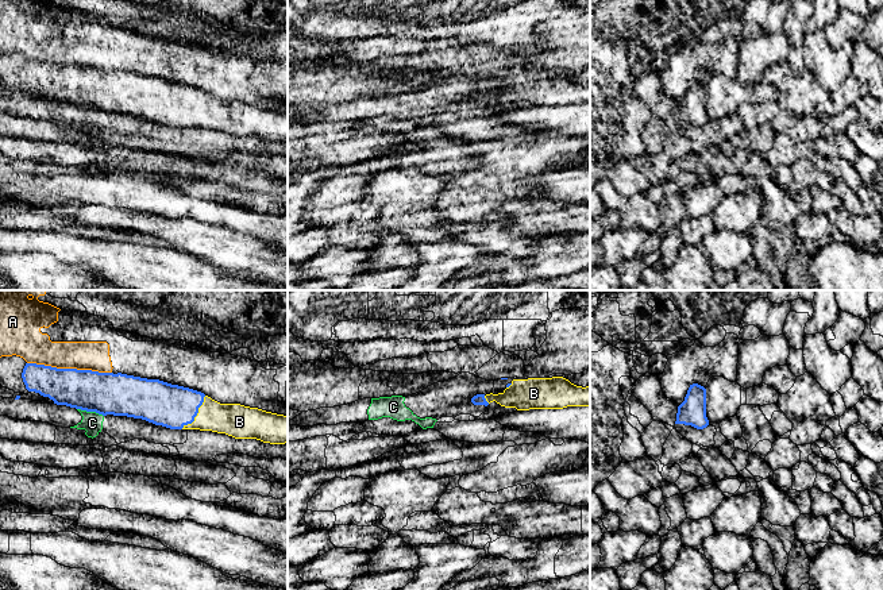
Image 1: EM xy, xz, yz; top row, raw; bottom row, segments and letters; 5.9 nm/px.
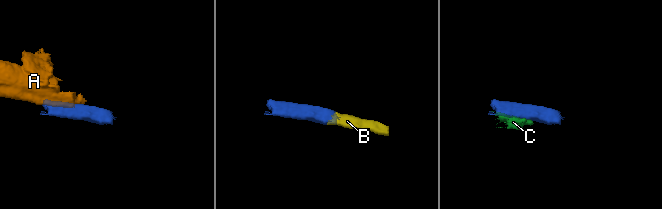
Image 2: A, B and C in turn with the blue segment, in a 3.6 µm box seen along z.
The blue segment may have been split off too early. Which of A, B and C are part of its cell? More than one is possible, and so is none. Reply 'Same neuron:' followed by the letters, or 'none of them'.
Same neuron: B

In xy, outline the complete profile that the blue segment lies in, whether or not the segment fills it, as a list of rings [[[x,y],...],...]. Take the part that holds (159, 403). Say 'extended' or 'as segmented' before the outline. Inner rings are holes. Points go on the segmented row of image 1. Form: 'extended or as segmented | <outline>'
extended | [[[0,358],[0,385],[15,393],[31,392],[49,397],[57,405],[96,412],[107,416],[142,419],[170,429],[200,429],[225,433],[235,439],[257,439],[270,444],[288,443],[288,416],[250,408],[240,404],[220,404],[201,392],[127,374],[92,370],[57,369],[27,363],[23,358]]]

